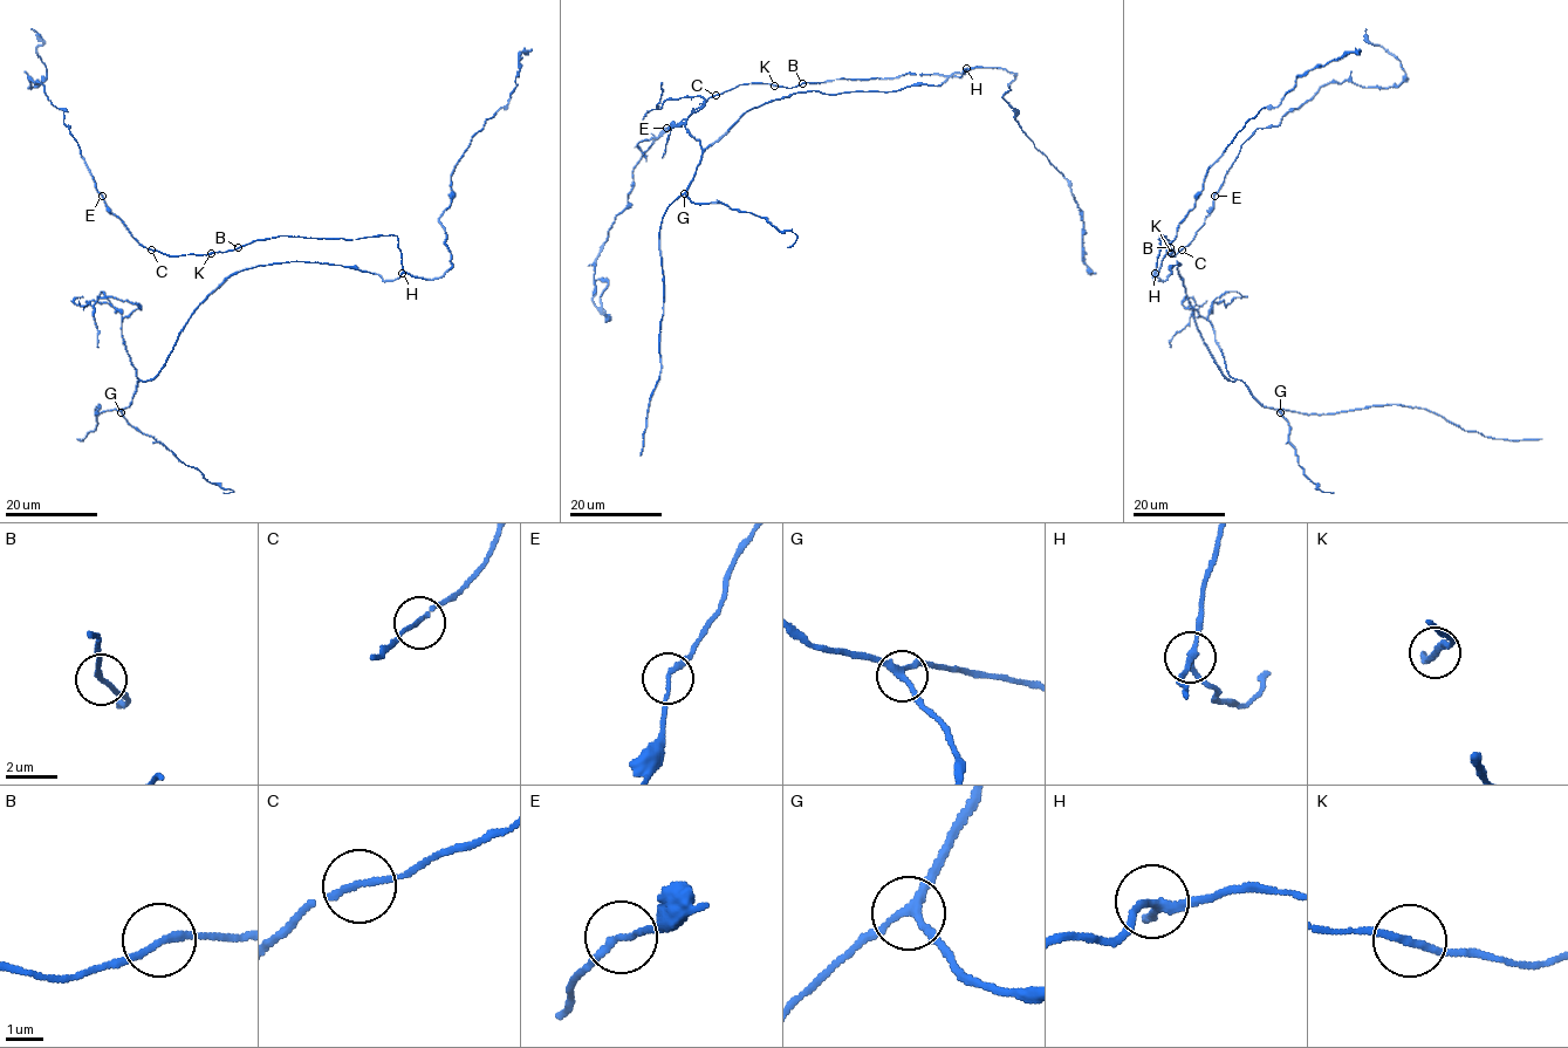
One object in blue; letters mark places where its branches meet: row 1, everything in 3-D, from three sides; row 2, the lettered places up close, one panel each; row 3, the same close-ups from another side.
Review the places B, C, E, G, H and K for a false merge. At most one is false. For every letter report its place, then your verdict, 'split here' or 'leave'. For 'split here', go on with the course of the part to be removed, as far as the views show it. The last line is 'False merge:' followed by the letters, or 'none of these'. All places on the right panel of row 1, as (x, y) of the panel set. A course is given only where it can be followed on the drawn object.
B: place (1170, 247); leave
C: place (1182, 249); leave
E: place (1214, 196); leave
G: place (1280, 412); leave
H: place (1155, 273); leave
K: place (1171, 253); leave
False merge: none of these

